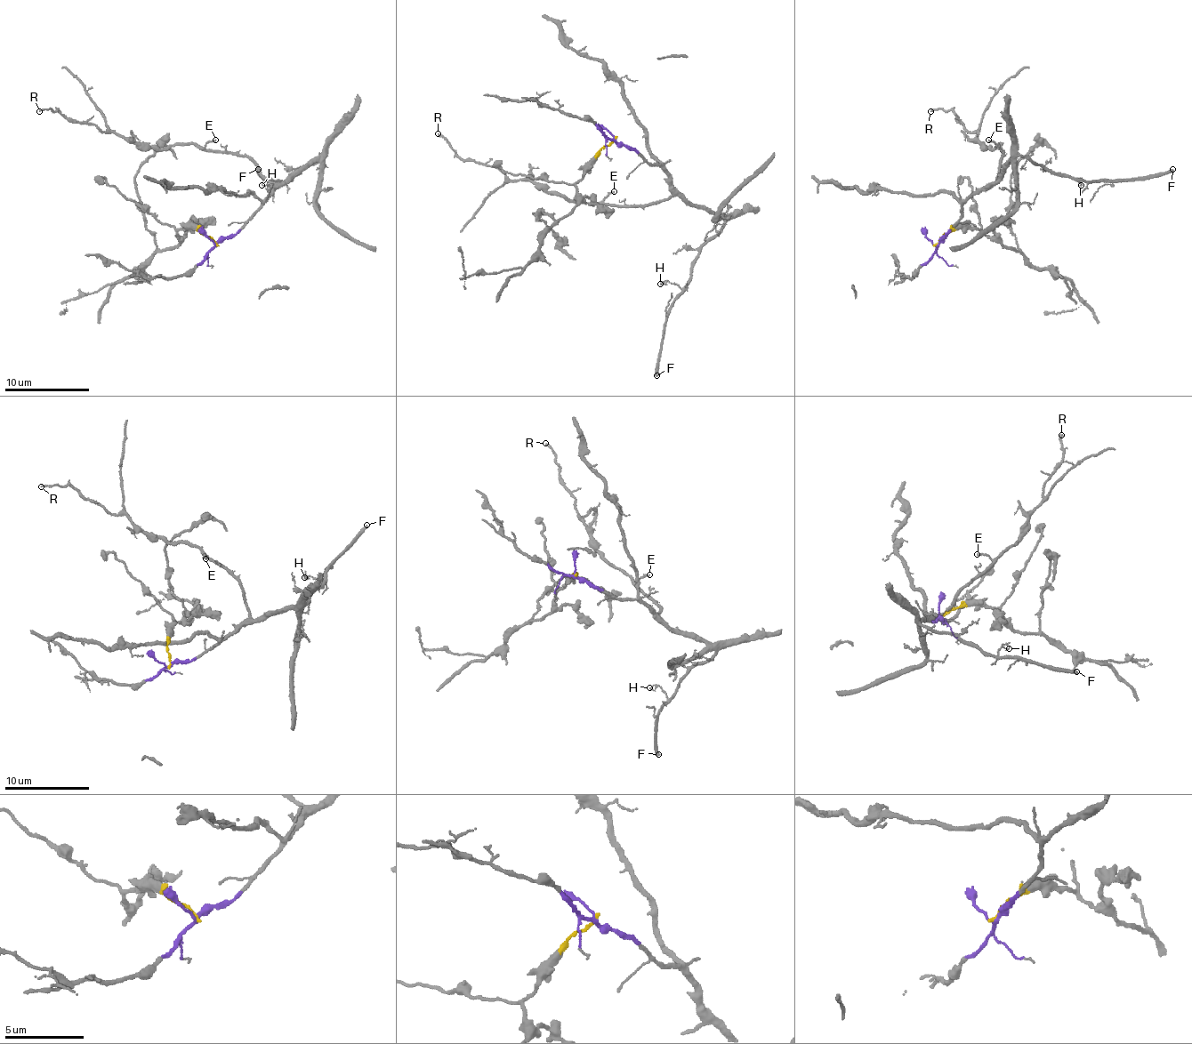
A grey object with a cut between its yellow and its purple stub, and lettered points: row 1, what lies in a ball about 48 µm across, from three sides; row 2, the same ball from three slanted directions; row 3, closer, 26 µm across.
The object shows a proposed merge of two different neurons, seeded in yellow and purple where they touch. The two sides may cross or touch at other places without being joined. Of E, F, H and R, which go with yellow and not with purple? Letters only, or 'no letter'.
no letter

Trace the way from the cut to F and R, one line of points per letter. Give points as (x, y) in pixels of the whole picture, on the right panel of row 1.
F: (936, 244), (955, 224), (962, 207), (1018, 156), (1052, 172), (1089, 181), (1123, 181), (1173, 169)
R: (936, 244), (959, 217), (962, 207), (991, 186), (1002, 152), (1000, 143), (986, 148), (951, 109), (930, 111)

